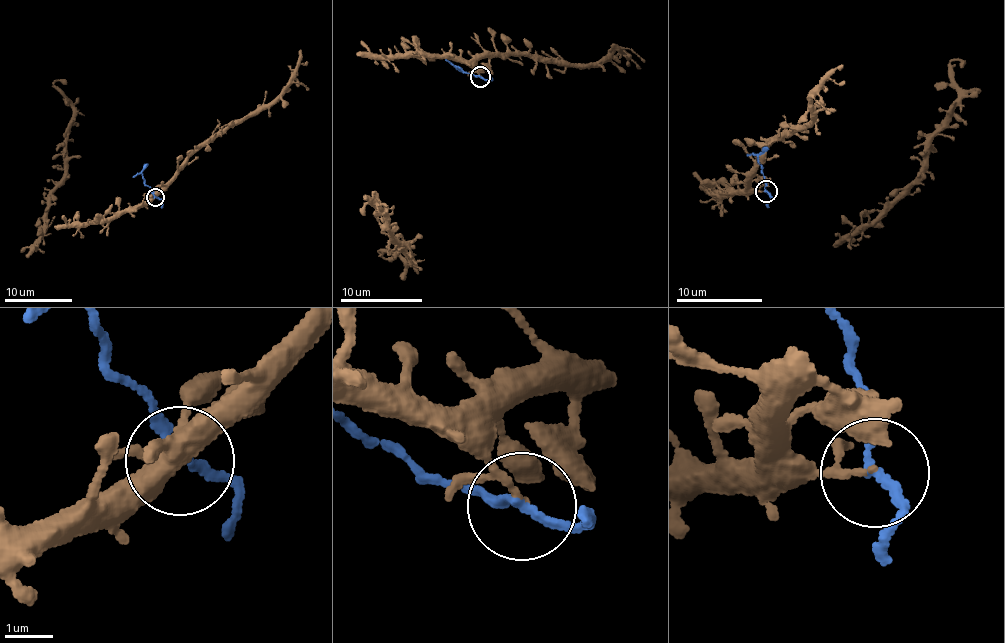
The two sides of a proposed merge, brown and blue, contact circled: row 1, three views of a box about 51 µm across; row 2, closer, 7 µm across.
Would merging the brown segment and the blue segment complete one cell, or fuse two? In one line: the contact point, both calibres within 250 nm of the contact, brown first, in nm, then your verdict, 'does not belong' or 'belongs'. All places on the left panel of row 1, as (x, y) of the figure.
place (155, 197); calibres 100 and 180 nm; does not belong

